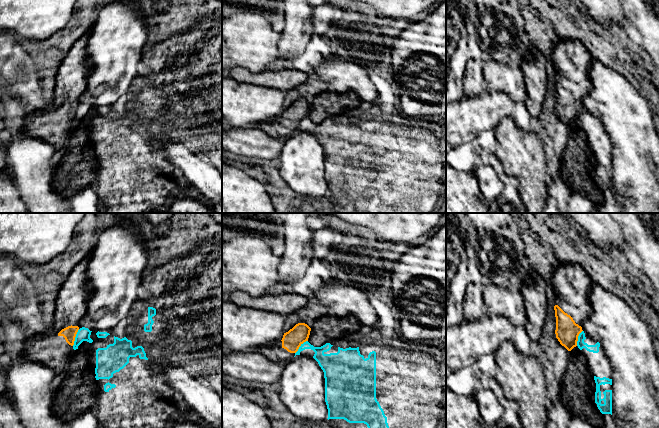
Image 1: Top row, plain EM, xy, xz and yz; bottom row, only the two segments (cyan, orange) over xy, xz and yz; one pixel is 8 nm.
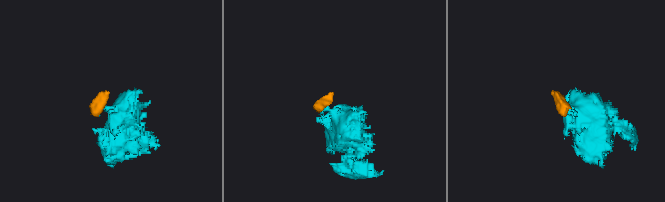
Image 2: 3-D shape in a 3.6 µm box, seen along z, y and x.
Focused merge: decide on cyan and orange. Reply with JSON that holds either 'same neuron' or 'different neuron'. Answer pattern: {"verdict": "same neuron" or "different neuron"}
{"verdict": "different neuron"}

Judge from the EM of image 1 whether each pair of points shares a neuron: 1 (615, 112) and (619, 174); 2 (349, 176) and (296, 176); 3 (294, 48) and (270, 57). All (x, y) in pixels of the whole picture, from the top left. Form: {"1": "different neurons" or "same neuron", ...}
{"1": "same neuron", "2": "different neurons", "3": "different neurons"}

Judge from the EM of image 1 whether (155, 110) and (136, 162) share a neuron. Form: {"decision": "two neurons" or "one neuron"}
{"decision": "one neuron"}

